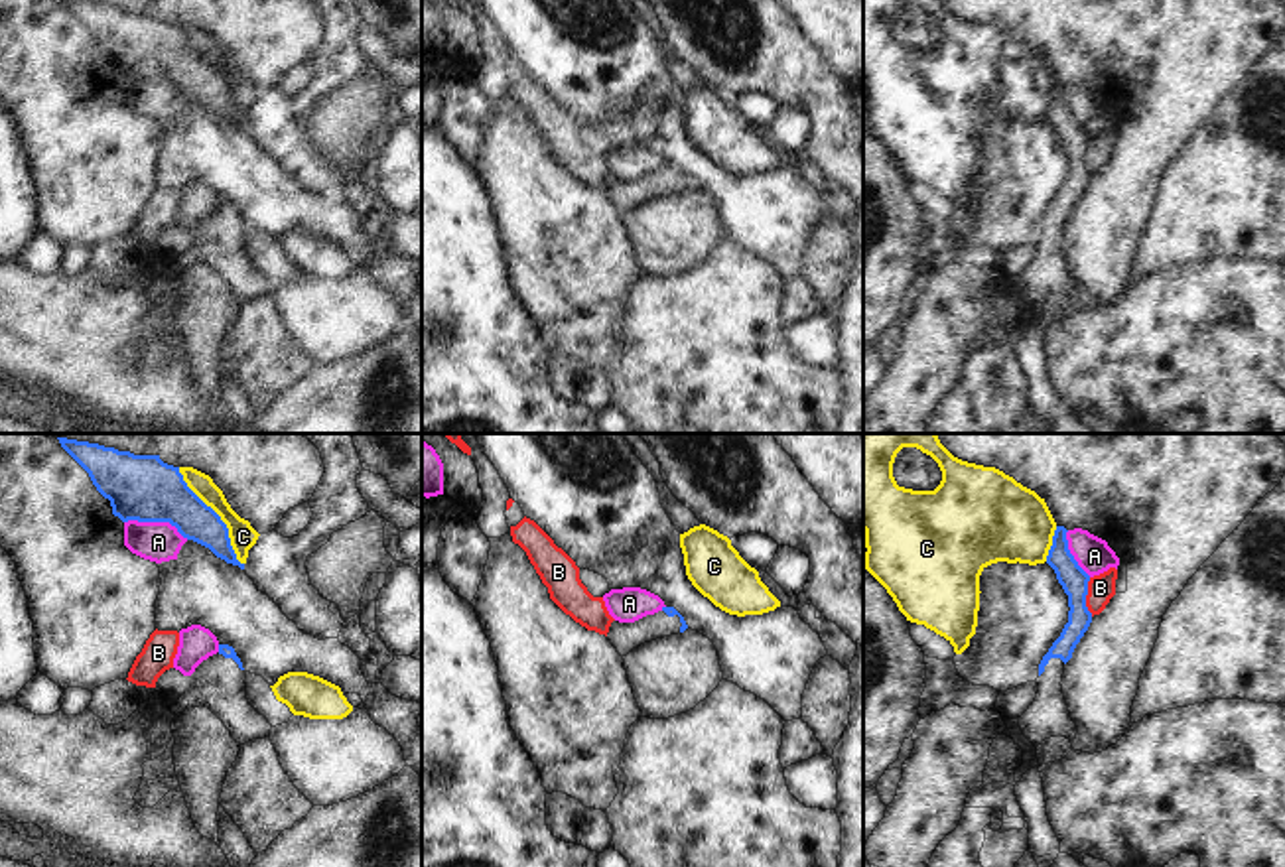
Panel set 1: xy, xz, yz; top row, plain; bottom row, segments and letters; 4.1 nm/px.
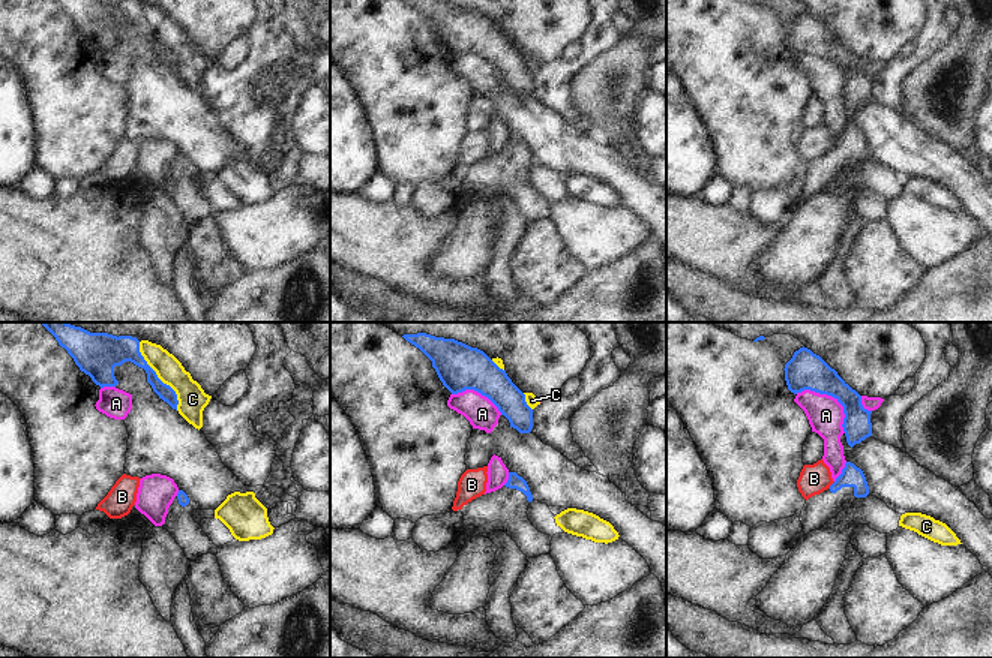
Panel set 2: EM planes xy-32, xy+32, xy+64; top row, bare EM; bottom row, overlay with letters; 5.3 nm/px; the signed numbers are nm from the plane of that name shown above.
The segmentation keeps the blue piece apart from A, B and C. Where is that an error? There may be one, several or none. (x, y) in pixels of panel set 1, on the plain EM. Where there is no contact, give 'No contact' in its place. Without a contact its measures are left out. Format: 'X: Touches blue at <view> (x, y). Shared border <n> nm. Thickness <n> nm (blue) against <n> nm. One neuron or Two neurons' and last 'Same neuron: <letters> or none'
A: Touches blue at xy (156, 79). Shared border 280 nm. Thickness 280 nm (blue) against 160 nm. Two neurons
B: Touches blue at yz (1084, 156). Shared border 160 nm. Thickness 110 nm (blue) against 110 nm. Two neurons
C: Touches blue at xy (219, 75). Shared border 480 nm. Thickness 220 nm (blue) against 110 nm. Two neurons
Same neuron: none.

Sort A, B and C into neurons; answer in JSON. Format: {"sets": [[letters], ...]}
{"sets": [["A"], ["B"], ["C"]]}

